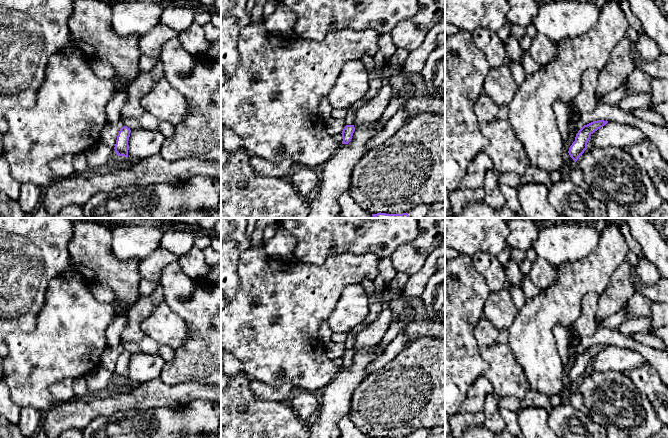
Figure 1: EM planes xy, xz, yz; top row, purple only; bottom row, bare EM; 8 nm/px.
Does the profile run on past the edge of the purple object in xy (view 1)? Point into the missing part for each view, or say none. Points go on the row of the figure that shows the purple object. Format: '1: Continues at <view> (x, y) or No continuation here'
1: No continuation here

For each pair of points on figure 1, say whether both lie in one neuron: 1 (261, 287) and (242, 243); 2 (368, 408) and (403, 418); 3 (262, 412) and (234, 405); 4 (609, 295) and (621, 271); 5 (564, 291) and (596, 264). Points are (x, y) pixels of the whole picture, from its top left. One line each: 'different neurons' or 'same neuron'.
1: different neurons
2: same neuron
3: same neuron
4: same neuron
5: same neuron

